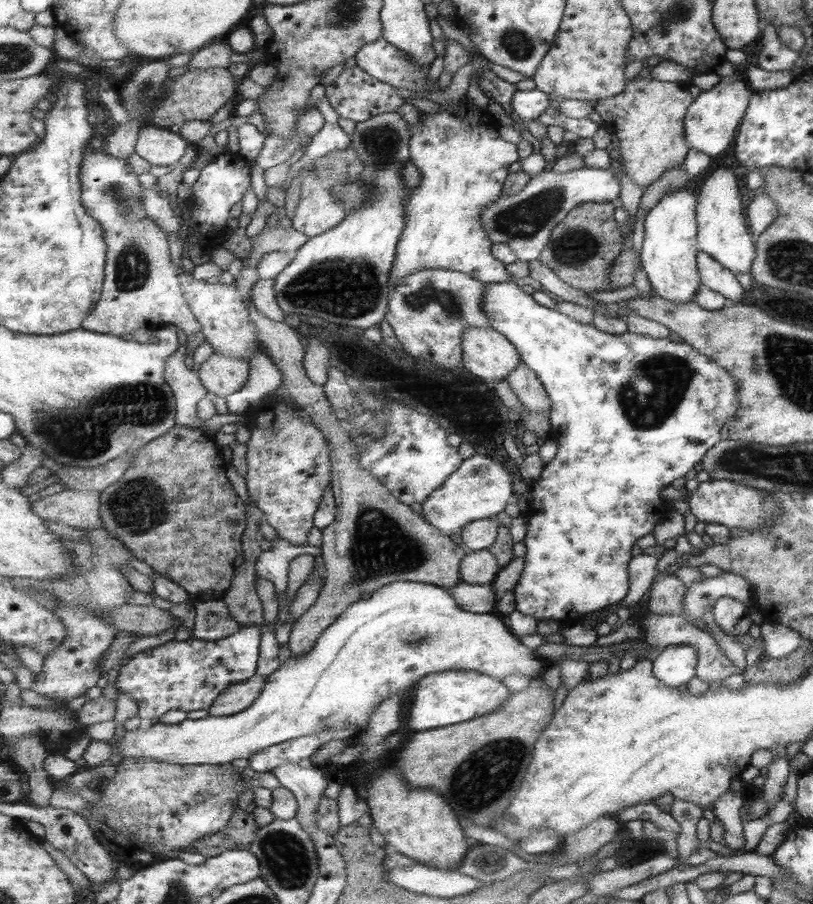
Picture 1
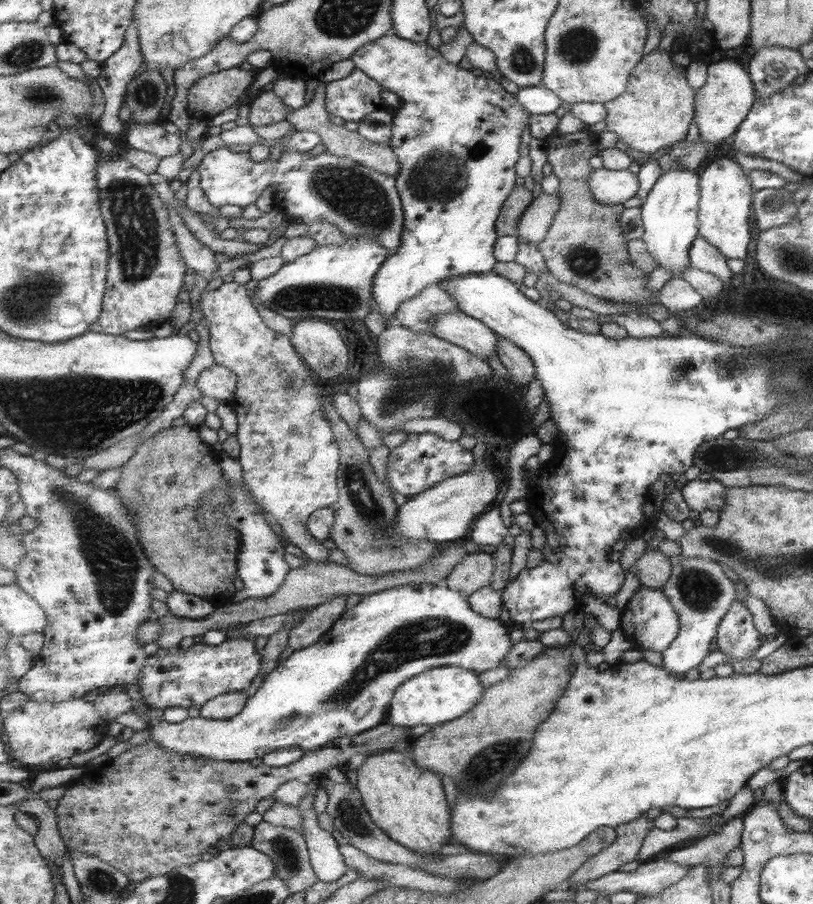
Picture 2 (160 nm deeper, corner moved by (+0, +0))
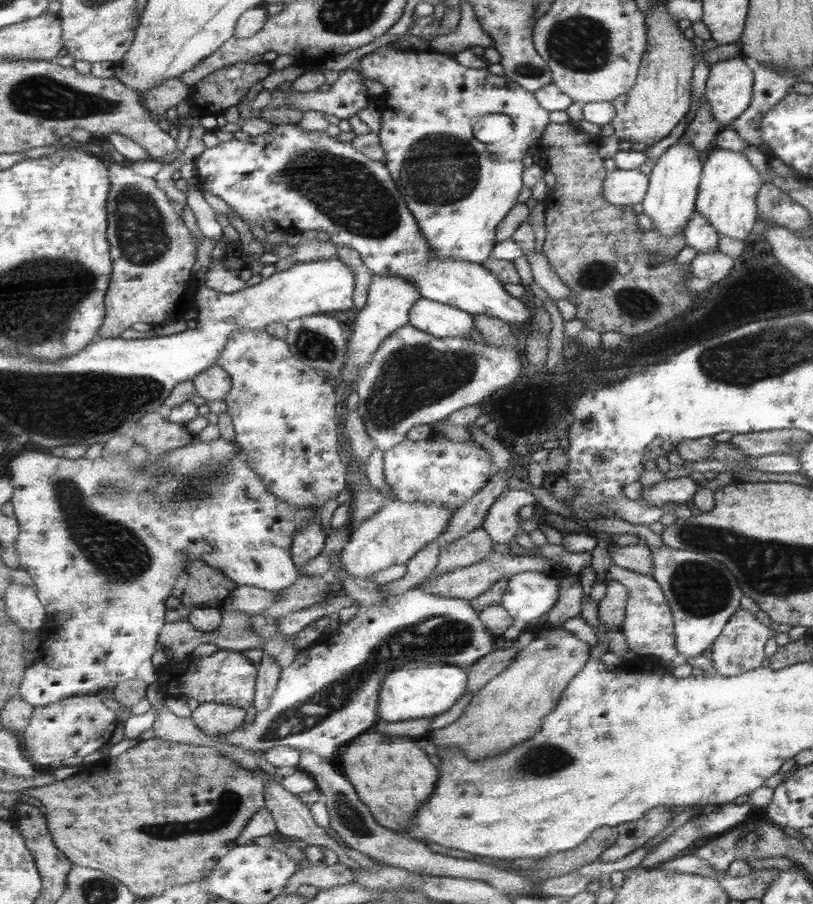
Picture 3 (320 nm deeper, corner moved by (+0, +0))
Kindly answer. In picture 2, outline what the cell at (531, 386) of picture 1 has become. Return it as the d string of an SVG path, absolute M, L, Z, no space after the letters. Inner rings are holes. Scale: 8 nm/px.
M499 336L499 351L500 362L508 369L509 378L515 384L528 386L531 380L535 380L536 367L534 366L531 356L523 350L509 342L507 338Z

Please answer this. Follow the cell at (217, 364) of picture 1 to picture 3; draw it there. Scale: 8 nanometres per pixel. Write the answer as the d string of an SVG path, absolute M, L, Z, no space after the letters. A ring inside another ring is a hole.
M213 366L201 373L194 380L196 393L205 401L226 401L232 391L232 377L219 366Z

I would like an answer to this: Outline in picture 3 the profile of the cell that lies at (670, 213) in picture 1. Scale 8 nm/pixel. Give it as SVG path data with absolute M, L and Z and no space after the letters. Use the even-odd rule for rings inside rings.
M680 140L669 147L657 160L650 175L648 195L642 202L643 212L654 218L656 231L664 237L676 235L687 226L691 215L696 209L698 192L703 178L704 162L698 148Z

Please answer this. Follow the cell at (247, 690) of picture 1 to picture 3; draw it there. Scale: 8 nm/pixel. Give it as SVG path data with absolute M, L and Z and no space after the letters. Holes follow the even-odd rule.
M218 702L201 703L191 714L197 726L214 737L235 732L250 715L251 711L248 709Z

